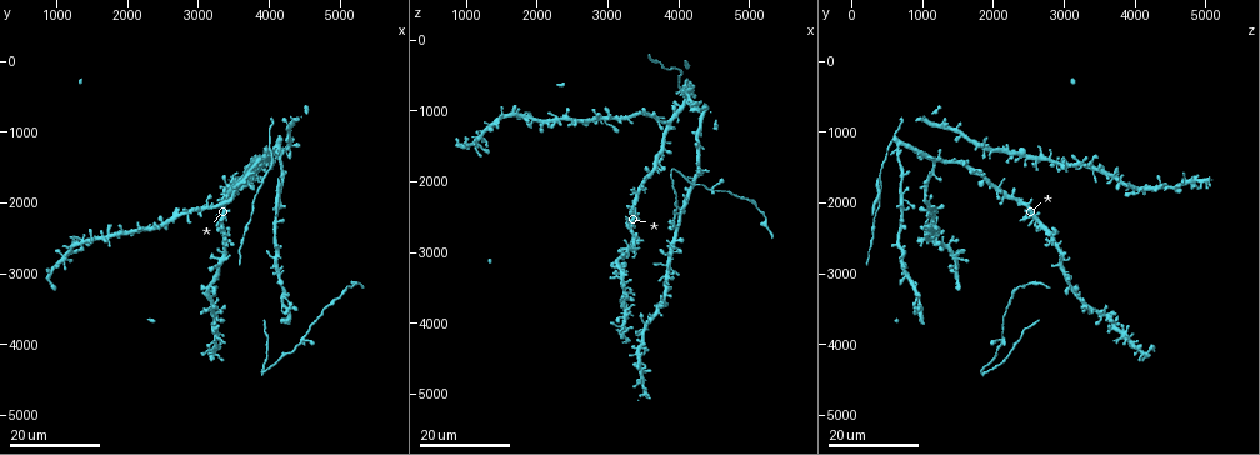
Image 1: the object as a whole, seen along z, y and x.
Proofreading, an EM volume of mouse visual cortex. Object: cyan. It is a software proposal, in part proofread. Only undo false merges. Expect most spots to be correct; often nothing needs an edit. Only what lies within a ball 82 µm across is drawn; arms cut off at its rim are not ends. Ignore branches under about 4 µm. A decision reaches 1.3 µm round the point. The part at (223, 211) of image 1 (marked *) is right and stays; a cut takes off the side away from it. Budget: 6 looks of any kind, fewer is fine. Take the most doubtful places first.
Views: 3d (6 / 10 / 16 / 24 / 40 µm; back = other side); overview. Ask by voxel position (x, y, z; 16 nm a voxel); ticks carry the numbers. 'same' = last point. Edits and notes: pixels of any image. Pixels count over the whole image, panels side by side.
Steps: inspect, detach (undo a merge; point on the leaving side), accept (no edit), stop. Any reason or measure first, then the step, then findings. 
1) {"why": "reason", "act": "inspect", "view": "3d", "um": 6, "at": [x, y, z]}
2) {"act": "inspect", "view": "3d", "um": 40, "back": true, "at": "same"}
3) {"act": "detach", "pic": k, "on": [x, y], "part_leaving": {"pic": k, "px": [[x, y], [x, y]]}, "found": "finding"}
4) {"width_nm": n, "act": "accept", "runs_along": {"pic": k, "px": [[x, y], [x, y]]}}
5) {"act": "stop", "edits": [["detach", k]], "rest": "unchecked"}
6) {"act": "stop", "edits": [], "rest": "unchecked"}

{"why": "three arms meet", "act": "inspect", "view": "3d", "um": 16, "at": [1750, 2500, 1050]}

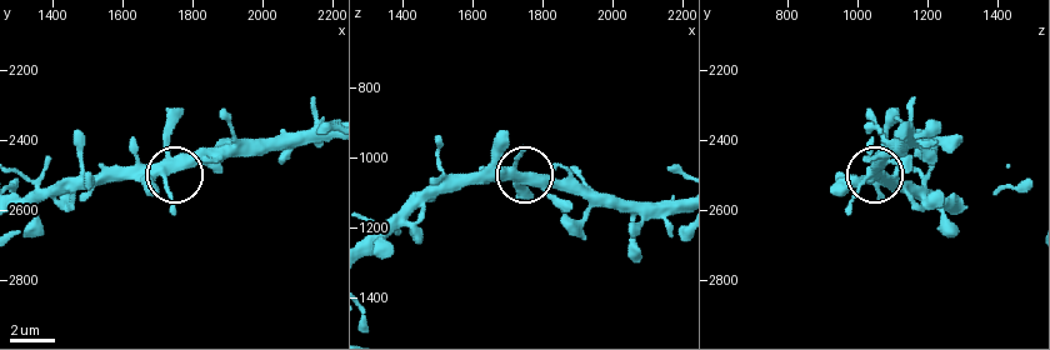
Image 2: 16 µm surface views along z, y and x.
{"act": "inspect", "view": "3d", "um": 6, "at": [1720, 2510, 1030]}

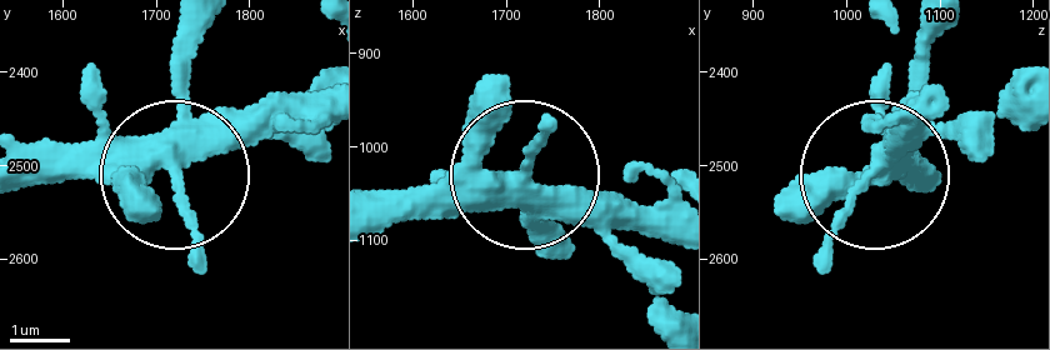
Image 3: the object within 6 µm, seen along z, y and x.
{"act": "accept", "runs_along": {"pic": 3, "px": [[319, 101], [229, 121], [154, 171], [25, 171]]}, "found": "one neuron here"}

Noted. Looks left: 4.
{"why": "three-way junction", "act": "inspect", "view": "3d", "um": 24, "at": [3750, 1550, 1700]}

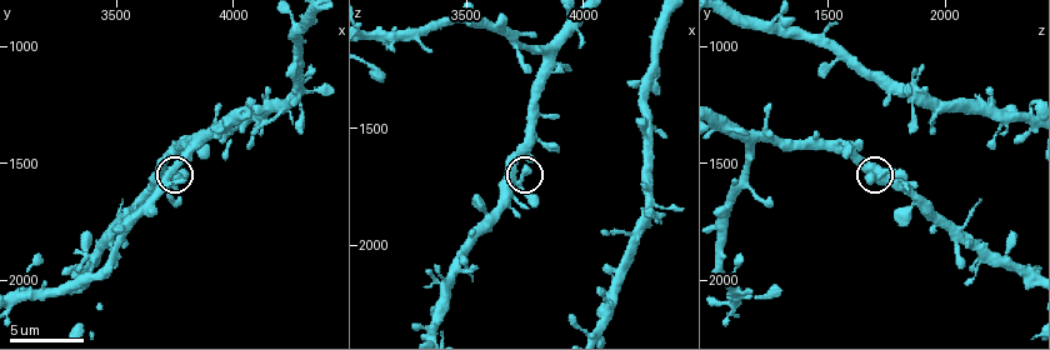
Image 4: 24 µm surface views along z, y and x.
{"act": "inspect", "view": "3d", "um": 6, "at": [3730, 1530, 1750]}

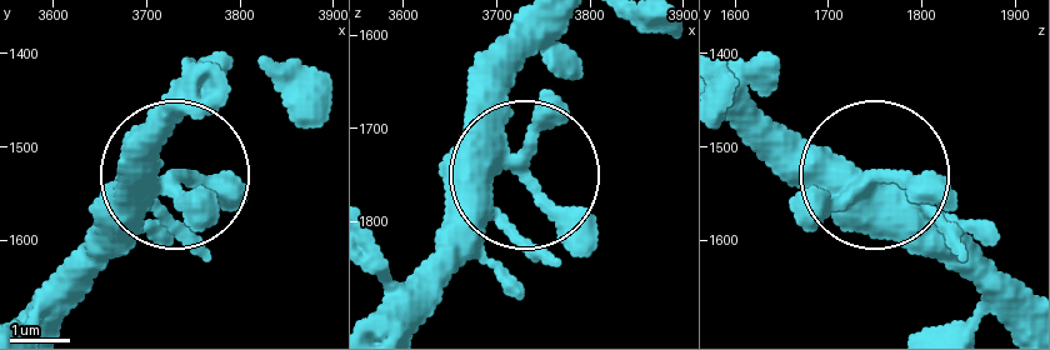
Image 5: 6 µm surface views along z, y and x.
{"side_arm_um": 78, "act": "accept", "runs_along": {"pic": 5, "px": [[390, 304], [515, 164], [510, 40]]}, "found": "continuous, no second neuron"}

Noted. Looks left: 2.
{"why": "looks like a crossing", "act": "inspect", "view": "3d", "um": 10, "at": [4210, 1250, 2010]}

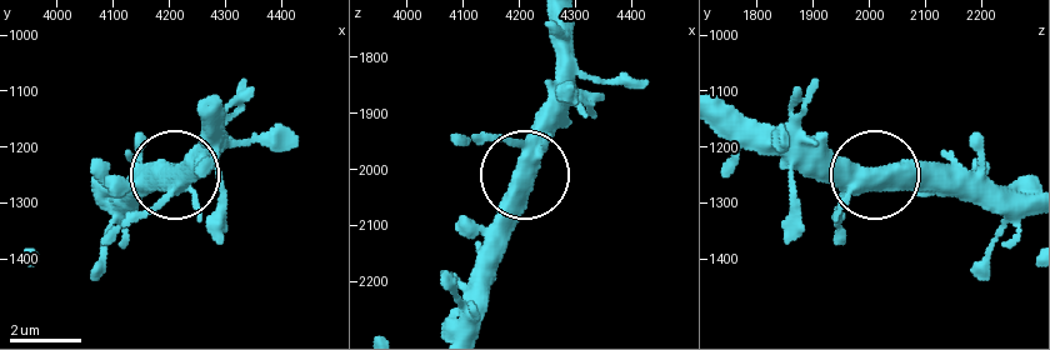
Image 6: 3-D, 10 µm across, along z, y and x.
{"act": "inspect", "view": "3d", "um": 10, "back": true, "at": [4220, 1250, 1995]}

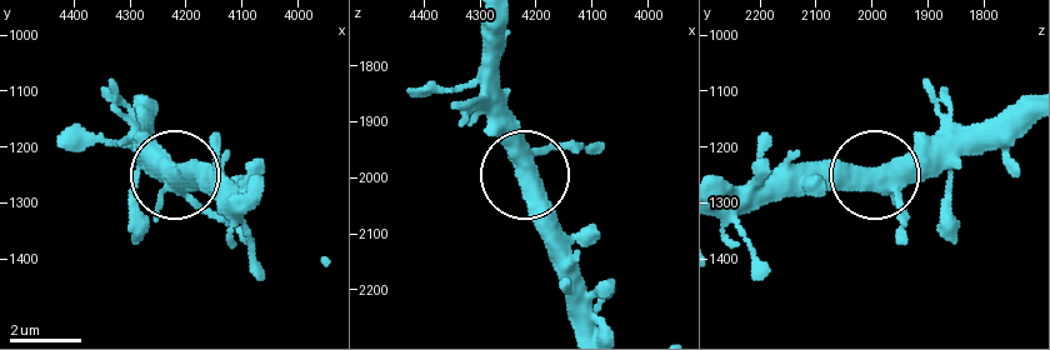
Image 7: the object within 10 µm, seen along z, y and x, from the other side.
{"act": "accept", "found": "continuous, no second neuron"}

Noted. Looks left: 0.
{"act": "stop", "edits": [], "rest": "unchecked"}

